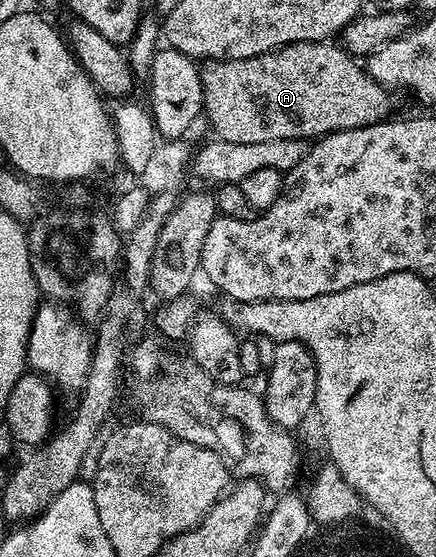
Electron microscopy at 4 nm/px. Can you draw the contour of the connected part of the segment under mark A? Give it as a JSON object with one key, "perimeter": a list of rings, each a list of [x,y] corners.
{"perimeter":[[[339,42],[291,43],[258,57],[218,59],[203,64],[200,72],[204,94],[203,114],[213,127],[215,138],[250,145],[254,141],[302,139],[315,141],[334,131],[365,127],[387,120],[393,114],[393,92],[370,74]]]}

